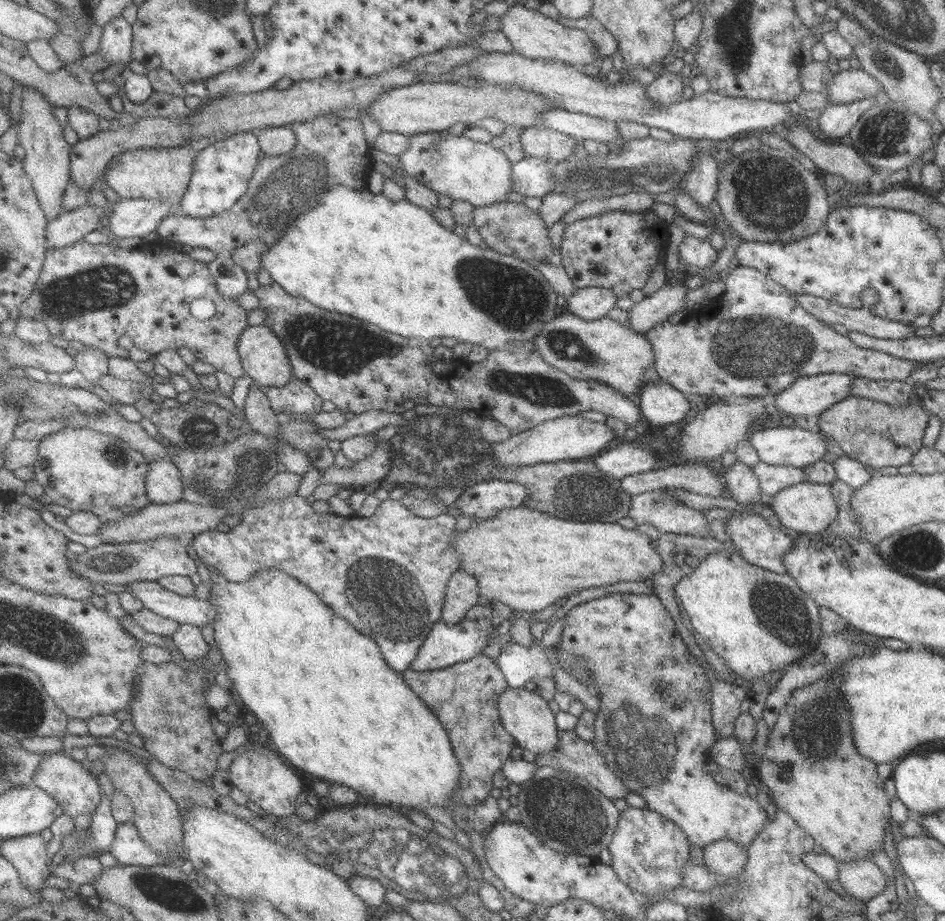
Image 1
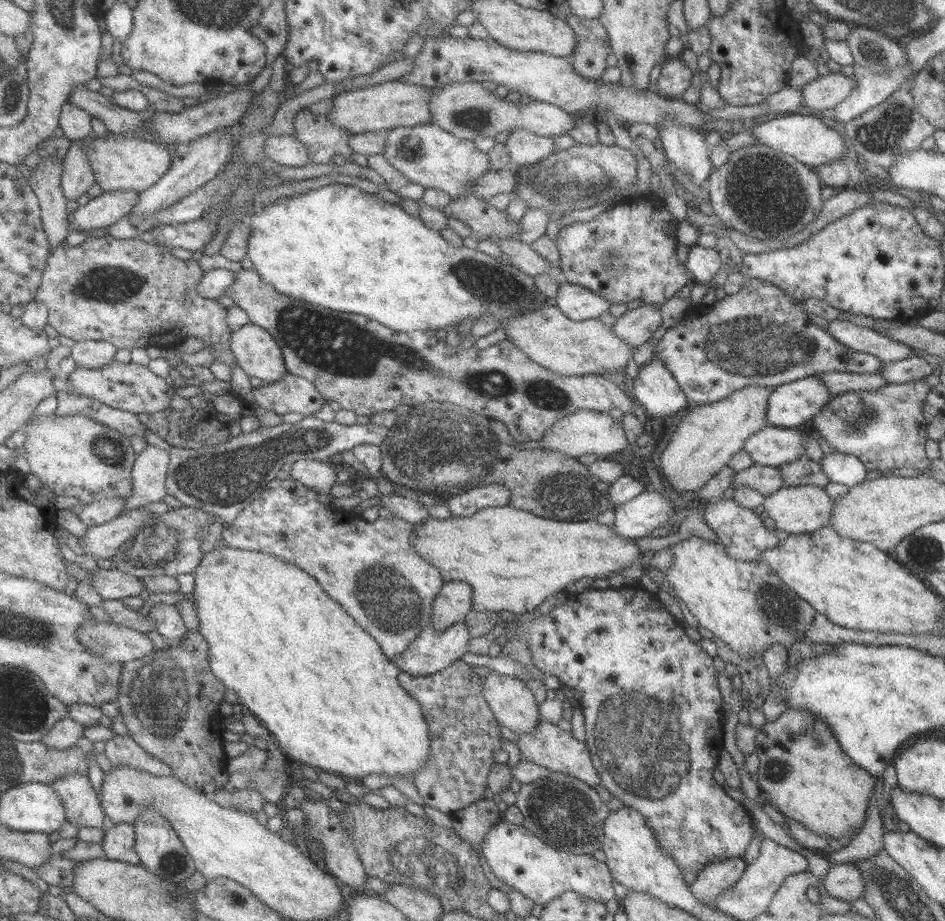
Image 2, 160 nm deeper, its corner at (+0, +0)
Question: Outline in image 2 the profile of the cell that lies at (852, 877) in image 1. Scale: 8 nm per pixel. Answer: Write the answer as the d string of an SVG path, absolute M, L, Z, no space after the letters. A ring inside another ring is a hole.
M852 861L830 866L820 881L826 893L837 900L853 901L863 892L863 881Z

